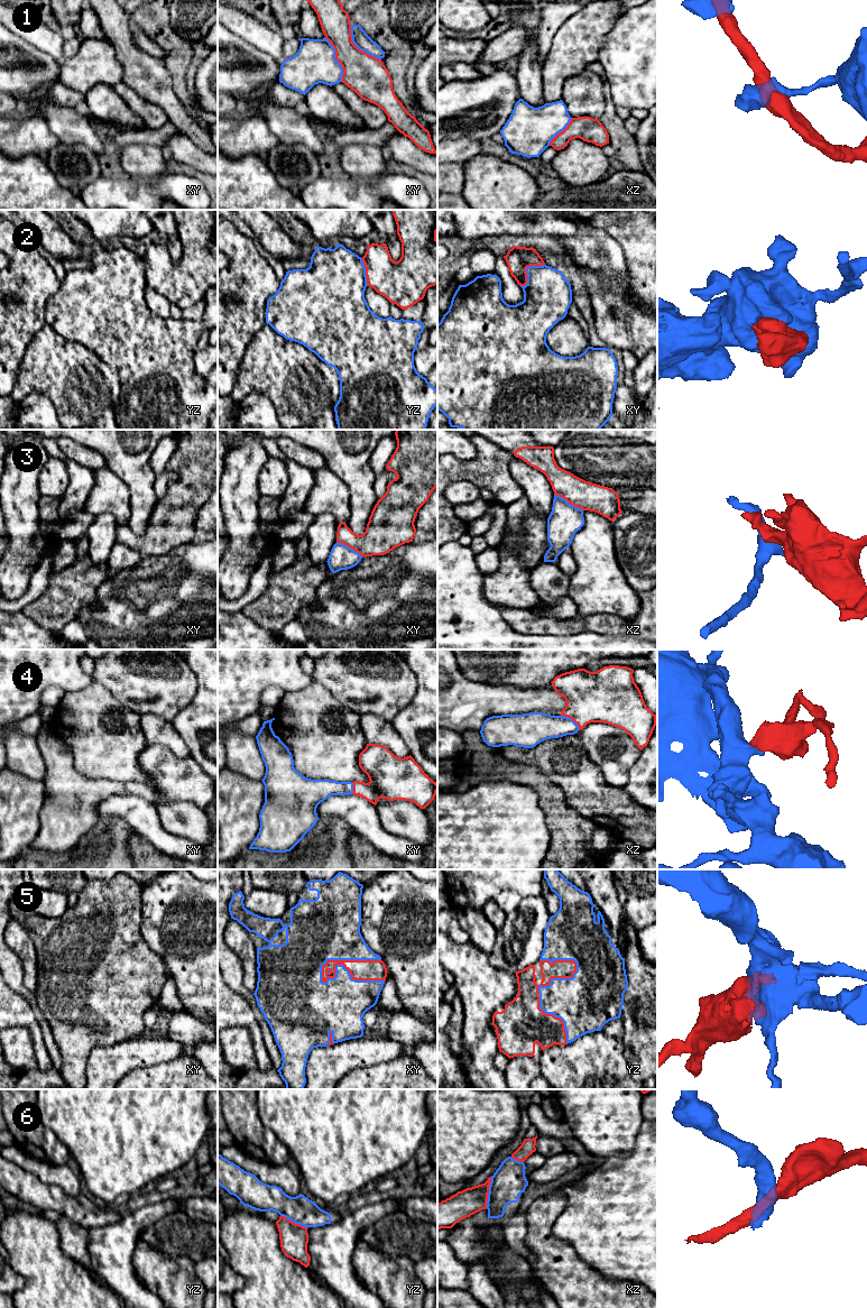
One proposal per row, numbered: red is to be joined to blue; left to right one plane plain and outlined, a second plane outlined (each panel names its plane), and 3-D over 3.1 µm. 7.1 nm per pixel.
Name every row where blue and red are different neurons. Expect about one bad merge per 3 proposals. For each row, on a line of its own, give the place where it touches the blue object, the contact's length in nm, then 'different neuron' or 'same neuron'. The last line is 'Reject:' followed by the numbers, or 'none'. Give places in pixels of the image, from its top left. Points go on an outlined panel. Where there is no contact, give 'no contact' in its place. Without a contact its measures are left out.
1: xy (358, 47) | 340 nm | different neuron
2: xy (526, 270) | 240 nm | same neuron
3: xz (568, 503) | 240 nm | different neuron
4: xz (571, 719) | 170 nm | same neuron
5: xy (343, 966) | 460 nm | same neuron
6: xz (489, 1193) | 220 nm | different neuron
Reject: 1, 3, 6

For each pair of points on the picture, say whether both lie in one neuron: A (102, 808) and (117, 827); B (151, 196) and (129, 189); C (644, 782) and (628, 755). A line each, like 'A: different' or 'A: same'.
A: different
B: same
C: different

